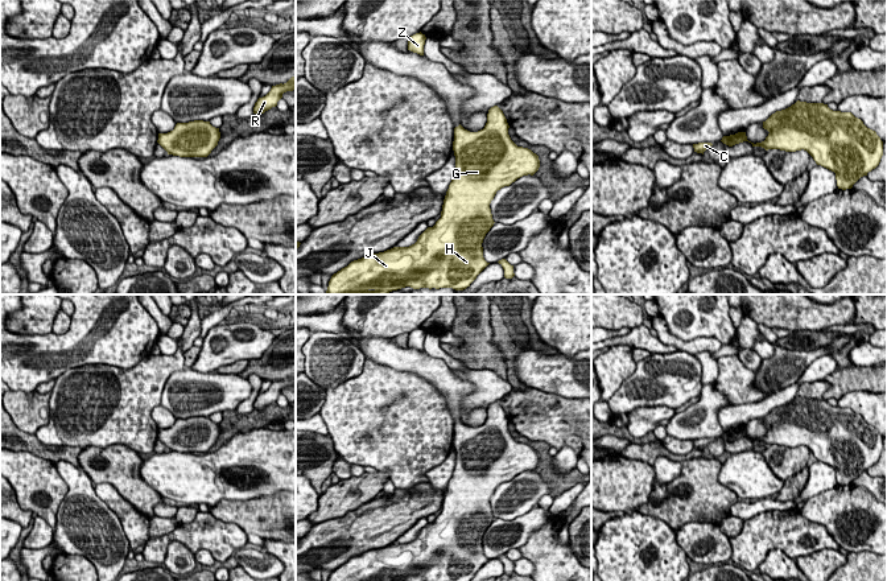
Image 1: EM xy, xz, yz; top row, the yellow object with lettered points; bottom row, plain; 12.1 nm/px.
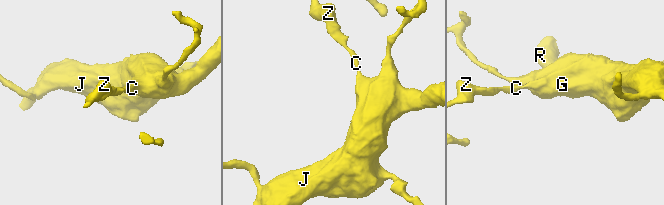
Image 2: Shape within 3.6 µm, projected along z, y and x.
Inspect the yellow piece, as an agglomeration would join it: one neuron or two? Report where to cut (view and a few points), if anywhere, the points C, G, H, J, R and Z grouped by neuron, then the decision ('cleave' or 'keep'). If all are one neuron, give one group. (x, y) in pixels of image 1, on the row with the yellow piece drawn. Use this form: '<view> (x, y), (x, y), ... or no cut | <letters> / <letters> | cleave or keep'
no cut | C G H J R Z | keep

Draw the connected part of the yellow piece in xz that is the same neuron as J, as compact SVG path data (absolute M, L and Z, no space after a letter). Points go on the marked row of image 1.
M498 106L488 110L483 129L470 132L461 124L455 127L453 141L455 172L444 199L441 218L409 247L393 247L351 261L331 276L326 293L388 294L405 287L455 290L470 287L490 264L483 257L482 243L495 223L490 203L496 191L523 176L533 176L540 168L539 156L528 148L517 147L511 140L508 128L507 119Z

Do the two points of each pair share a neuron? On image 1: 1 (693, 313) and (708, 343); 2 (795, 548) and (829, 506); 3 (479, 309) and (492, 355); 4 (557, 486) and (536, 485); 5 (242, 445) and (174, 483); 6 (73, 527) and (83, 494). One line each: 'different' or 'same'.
1: different
2: different
3: same
4: different
5: same
6: same

